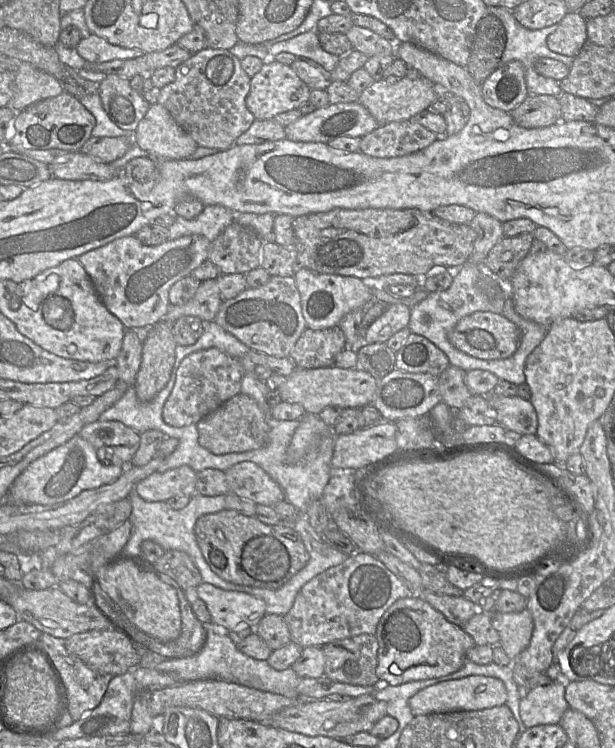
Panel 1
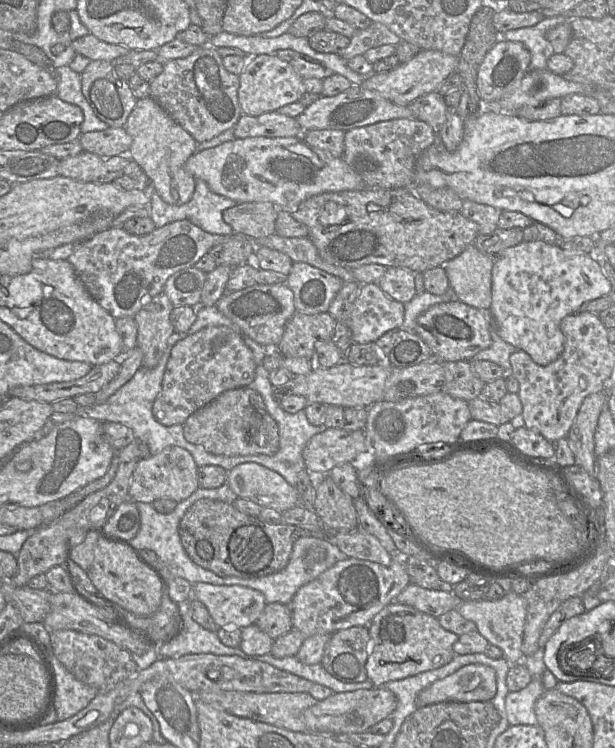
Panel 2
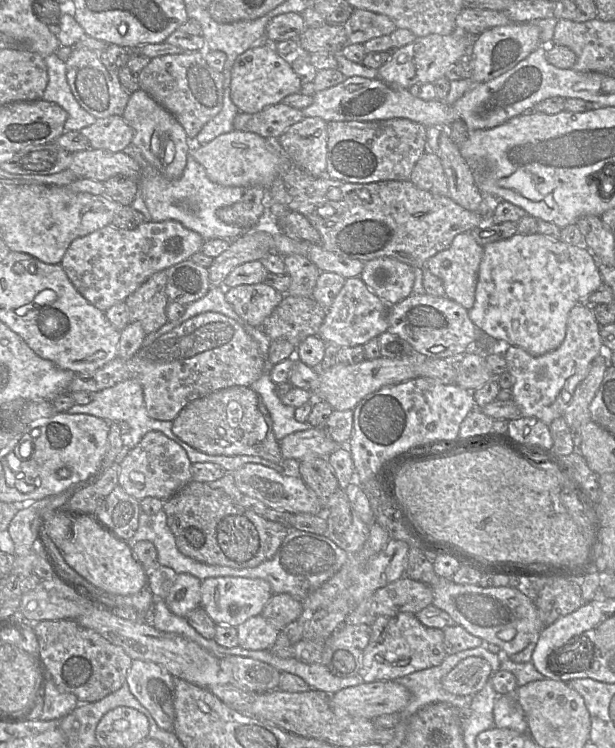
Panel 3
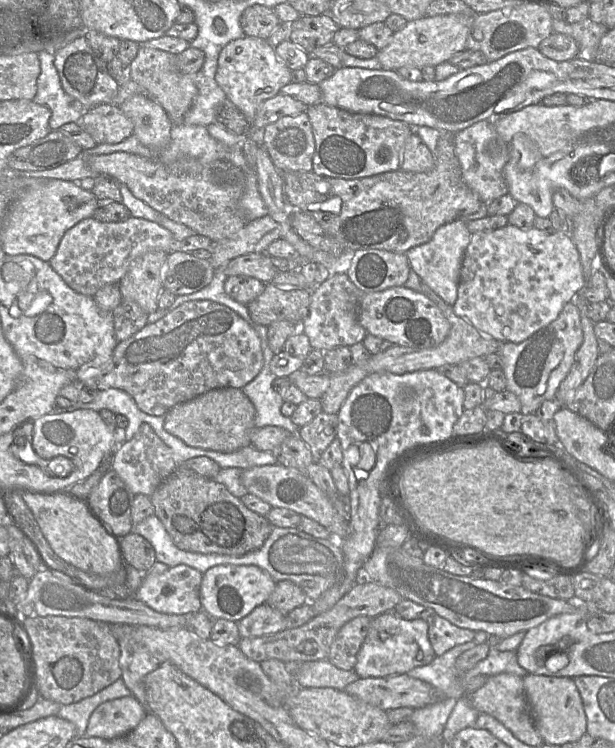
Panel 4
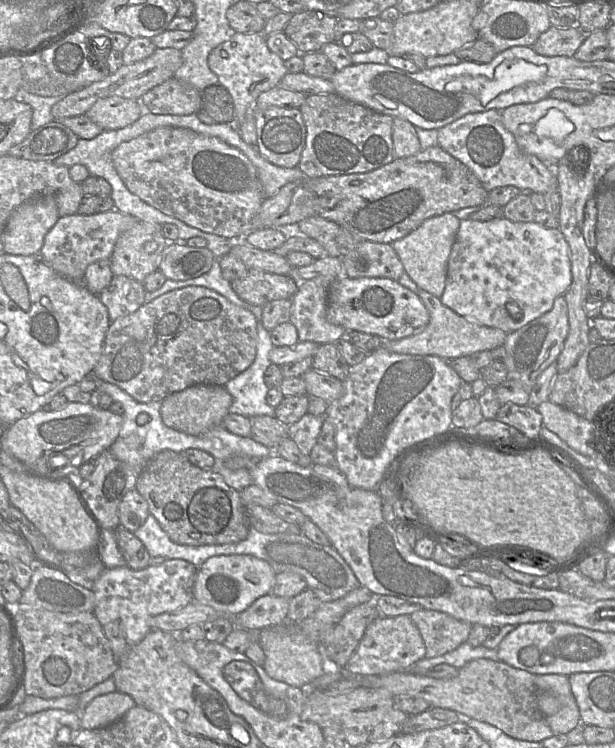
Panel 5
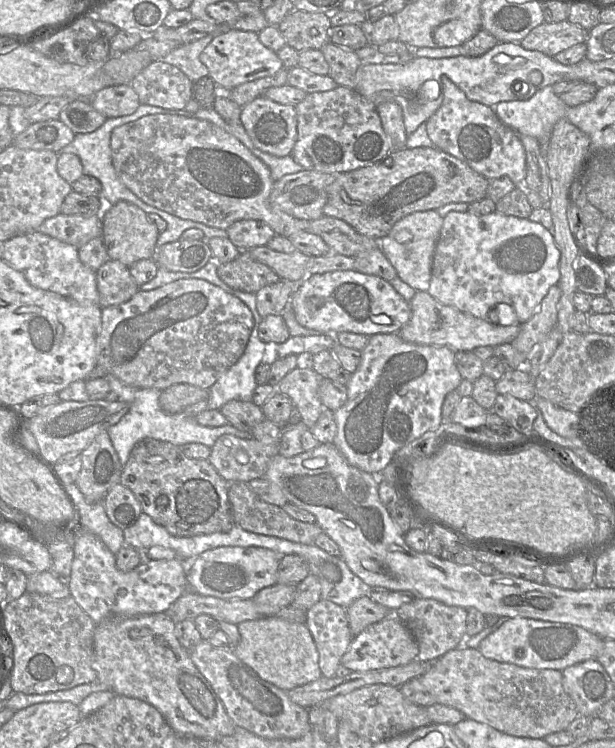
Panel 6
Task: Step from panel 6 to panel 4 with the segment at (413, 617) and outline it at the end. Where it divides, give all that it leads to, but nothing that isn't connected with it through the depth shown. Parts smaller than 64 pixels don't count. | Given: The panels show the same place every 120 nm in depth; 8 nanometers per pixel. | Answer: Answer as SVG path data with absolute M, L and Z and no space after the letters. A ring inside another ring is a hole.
M433 615L428 620L428 637L436 656L440 656L453 647L472 641L476 631L460 628L447 619Z

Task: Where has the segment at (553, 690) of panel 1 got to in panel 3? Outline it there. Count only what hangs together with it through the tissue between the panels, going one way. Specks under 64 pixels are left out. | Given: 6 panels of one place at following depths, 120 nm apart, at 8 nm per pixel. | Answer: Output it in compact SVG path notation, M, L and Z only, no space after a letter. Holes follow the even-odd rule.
M515 694L498 695L493 709L494 728L528 732L524 711Z

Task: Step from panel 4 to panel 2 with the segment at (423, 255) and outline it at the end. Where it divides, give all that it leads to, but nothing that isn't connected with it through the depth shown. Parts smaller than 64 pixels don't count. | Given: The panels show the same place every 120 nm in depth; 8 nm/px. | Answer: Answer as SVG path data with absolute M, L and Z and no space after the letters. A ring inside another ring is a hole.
M471 244L443 265L457 300L478 309L490 309L493 263L492 257Z

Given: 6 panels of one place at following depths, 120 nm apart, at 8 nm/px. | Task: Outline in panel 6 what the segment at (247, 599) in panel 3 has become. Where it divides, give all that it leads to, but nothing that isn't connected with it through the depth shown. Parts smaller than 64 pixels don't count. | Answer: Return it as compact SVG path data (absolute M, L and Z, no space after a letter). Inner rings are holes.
M221 546L187 563L189 590L224 599L253 599L258 591L277 583L280 555L262 547Z

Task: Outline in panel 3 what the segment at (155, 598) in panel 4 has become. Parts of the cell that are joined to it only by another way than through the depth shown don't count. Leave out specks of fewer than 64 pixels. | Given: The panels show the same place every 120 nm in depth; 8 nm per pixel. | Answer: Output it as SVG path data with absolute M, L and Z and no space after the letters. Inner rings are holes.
M187 573L177 574L173 586L164 598L169 610L177 616L186 617L189 612L201 607L202 581Z

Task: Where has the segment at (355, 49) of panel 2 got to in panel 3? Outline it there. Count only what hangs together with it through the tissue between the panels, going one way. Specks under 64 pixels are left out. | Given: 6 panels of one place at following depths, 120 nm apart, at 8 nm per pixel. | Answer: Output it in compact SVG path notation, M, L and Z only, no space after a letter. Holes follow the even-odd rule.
M354 9L343 26L348 44L364 44L370 39L391 35L397 29L388 16L363 9Z

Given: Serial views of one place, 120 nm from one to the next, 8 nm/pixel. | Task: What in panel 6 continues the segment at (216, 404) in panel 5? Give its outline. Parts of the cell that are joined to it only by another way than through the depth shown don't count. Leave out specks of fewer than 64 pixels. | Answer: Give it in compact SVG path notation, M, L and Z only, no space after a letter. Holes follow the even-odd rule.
M175 384L160 393L159 404L168 414L177 414L187 407L206 400L209 390L190 384Z

